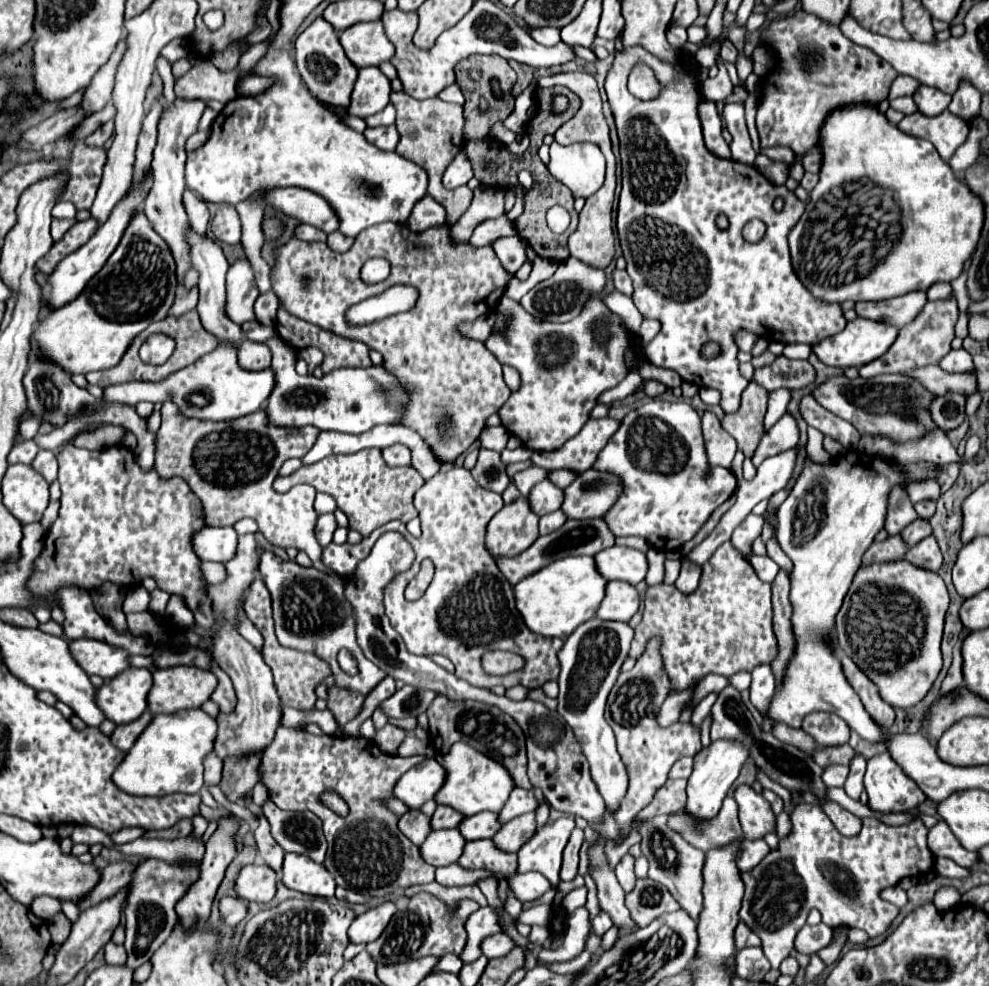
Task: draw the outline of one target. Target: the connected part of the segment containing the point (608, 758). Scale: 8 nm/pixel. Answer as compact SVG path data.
M594 617L594 621L586 621L586 625L580 625L570 637L566 637L558 653L560 693L558 693L556 711L574 729L578 743L582 745L582 751L590 763L590 773L594 777L594 783L606 803L606 809L612 813L618 811L622 797L626 795L628 773L618 757L614 733L604 719L604 707L606 707L606 697L618 677L618 671L624 659L628 657L632 635L634 631L628 623L602 621Z

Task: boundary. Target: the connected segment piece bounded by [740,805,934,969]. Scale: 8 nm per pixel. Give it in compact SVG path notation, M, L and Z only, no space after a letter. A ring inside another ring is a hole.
M796 805L790 821L790 835L780 839L778 847L752 871L740 875L746 887L740 919L760 935L762 951L774 969L794 949L794 939L810 909L818 909L822 921L830 927L858 927L870 937L882 935L900 907L884 901L880 893L898 885L904 877L926 873L934 863L926 845L928 829L920 815L898 827L866 817L858 837L842 837L818 805ZM844 875L850 875L850 879Z

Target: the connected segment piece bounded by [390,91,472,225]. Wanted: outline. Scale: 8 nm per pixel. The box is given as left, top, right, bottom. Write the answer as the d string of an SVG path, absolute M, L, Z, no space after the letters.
M404 91L392 93L390 101L396 105L396 111L398 111L396 129L400 133L400 143L398 143L396 151L402 157L414 161L416 165L420 165L428 171L428 179L430 179L428 195L446 207L448 217L450 217L450 225L456 223L458 217L468 209L470 199L472 199L472 191L468 189L468 185L462 185L462 187L448 191L442 185L442 175L444 175L448 163L454 159L454 155L464 147L464 143L462 143L462 125L464 125L462 107L454 105L454 103L444 103L440 99L418 101Z

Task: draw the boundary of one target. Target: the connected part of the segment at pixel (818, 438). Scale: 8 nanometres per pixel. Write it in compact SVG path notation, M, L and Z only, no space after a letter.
M808 427L807 434L806 453L810 459L821 465L830 465L832 457L823 448L824 435L813 427Z

